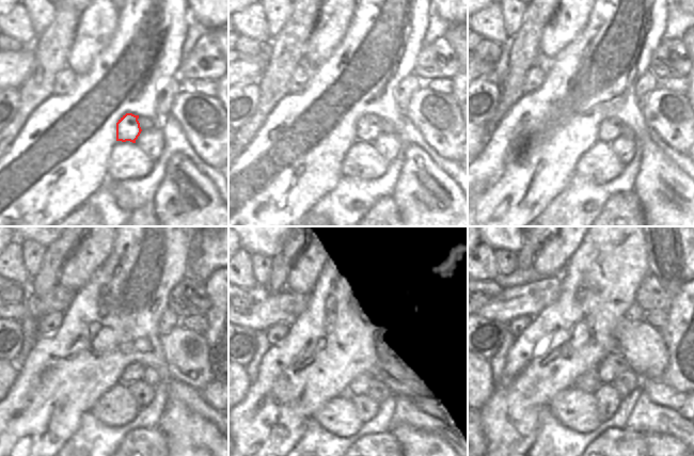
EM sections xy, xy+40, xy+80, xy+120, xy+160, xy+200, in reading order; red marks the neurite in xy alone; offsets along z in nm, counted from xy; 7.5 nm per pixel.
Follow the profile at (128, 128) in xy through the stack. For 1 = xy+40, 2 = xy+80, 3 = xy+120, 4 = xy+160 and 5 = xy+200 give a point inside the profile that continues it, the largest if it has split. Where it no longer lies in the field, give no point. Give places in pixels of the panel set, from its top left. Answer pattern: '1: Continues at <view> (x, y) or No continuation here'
1: Continues at xy+40 (367, 128)
2: Continues at xy+80 (609, 129)
3: Continues at xy+120 (133, 372)
4: Continues at xy+160 (360, 386)
5: Continues at xy+200 (613, 364)

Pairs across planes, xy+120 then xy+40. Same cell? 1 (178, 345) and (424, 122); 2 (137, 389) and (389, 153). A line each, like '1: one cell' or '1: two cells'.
1: one cell
2: one cell

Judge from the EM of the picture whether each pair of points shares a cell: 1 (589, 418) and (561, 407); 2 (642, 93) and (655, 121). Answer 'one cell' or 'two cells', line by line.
1: one cell
2: two cells

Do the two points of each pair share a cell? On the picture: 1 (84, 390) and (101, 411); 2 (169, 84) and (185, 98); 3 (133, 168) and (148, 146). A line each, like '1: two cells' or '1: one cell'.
1: two cells
2: two cells
3: two cells

